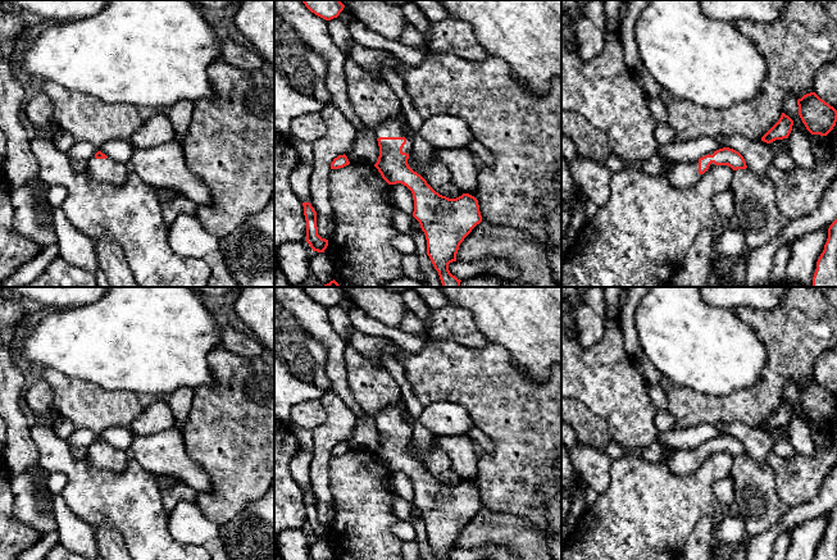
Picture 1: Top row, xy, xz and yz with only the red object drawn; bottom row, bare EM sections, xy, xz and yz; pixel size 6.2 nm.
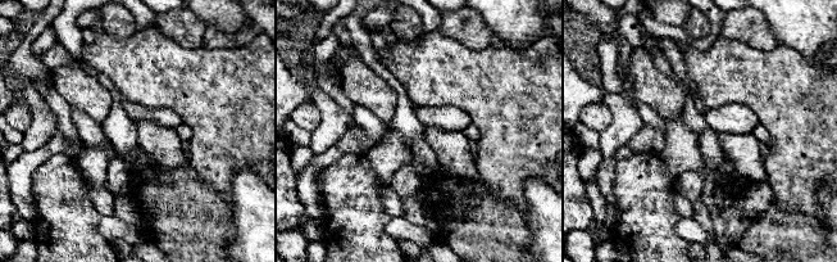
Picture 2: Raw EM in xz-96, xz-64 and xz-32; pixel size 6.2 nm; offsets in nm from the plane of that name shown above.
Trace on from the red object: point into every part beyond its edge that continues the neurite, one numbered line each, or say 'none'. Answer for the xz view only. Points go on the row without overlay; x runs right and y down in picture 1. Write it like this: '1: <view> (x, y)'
1: xz (392, 414)

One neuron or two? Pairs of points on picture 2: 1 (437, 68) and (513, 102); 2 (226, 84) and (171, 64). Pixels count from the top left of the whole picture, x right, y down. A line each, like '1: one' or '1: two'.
1: one
2: one

